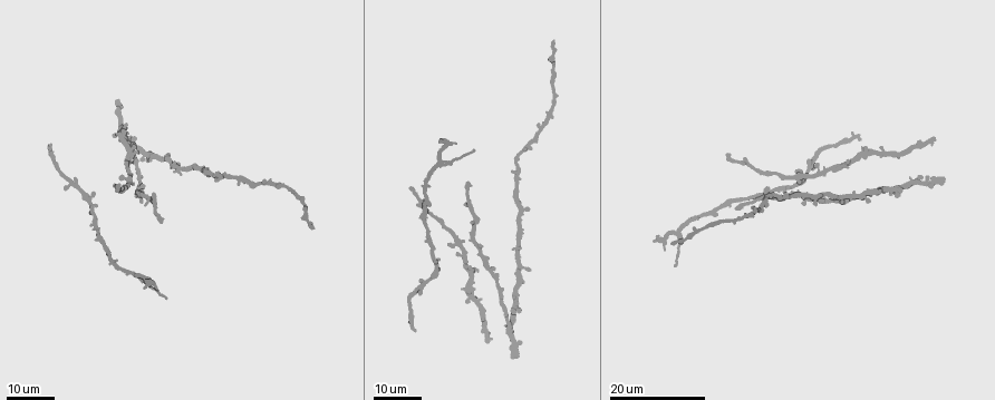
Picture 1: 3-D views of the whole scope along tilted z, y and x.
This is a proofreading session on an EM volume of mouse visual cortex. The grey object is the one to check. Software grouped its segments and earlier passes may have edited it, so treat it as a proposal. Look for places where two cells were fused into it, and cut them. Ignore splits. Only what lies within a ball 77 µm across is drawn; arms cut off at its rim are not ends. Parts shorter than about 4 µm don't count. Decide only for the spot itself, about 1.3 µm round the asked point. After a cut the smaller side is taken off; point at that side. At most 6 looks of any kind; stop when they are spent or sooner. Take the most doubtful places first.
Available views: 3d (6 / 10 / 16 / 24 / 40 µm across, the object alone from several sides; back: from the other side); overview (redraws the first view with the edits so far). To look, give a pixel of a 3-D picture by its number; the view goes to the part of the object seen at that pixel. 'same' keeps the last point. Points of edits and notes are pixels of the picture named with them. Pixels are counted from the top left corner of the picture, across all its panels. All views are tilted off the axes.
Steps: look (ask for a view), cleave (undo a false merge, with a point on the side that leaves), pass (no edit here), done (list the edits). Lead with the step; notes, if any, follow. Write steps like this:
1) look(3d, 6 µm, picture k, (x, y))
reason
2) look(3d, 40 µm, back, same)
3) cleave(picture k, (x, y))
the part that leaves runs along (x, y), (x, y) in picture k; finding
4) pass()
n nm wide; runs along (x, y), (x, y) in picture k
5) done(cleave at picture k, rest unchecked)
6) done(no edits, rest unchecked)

look(3d, 16 µm, picture 1, (444, 163))

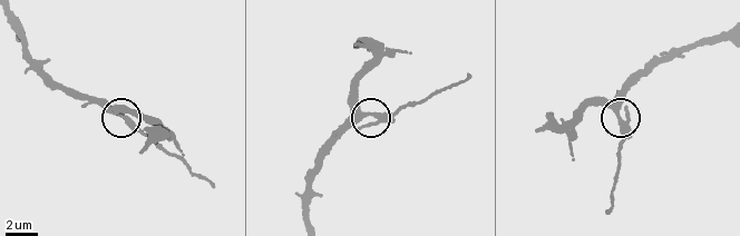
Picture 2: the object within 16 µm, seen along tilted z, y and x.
look(3d, 10 µm, picture 2, (617, 110))
zoom in

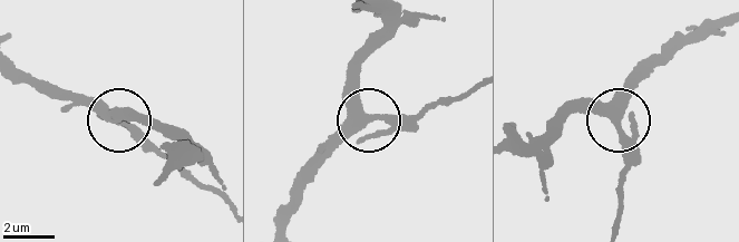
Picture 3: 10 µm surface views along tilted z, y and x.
cleave(picture 3, (146, 145))
side arm 7 µm; the part that leaves runs along (379, 113), (419, 115), (470, 93) in picture 3; a second cell is stuck on

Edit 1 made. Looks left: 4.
look(overview)

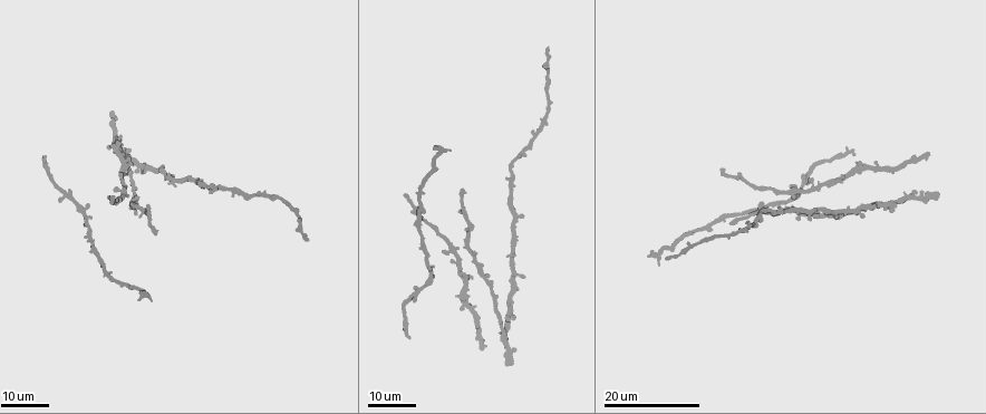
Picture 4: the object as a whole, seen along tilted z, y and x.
look(3d, 16 µm, picture 4, (905, 198))

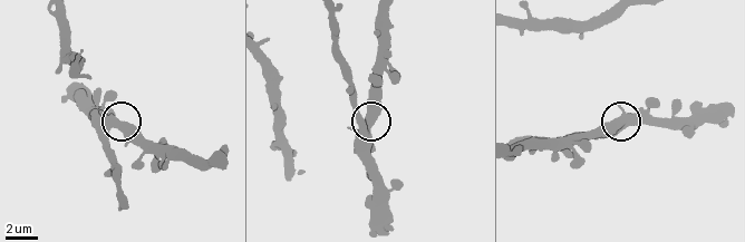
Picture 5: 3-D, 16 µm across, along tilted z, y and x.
look(3d, 6 µm, picture 5, (114, 119))

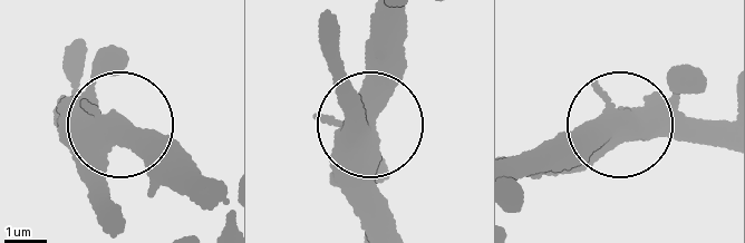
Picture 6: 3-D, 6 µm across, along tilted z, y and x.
pass()
520 nm wide; runs along (331, 69), (349, 113), (376, 133), (371, 227) in picture 6; all the same cell

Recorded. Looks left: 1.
done(cleave at picture 3, rest unchecked)

